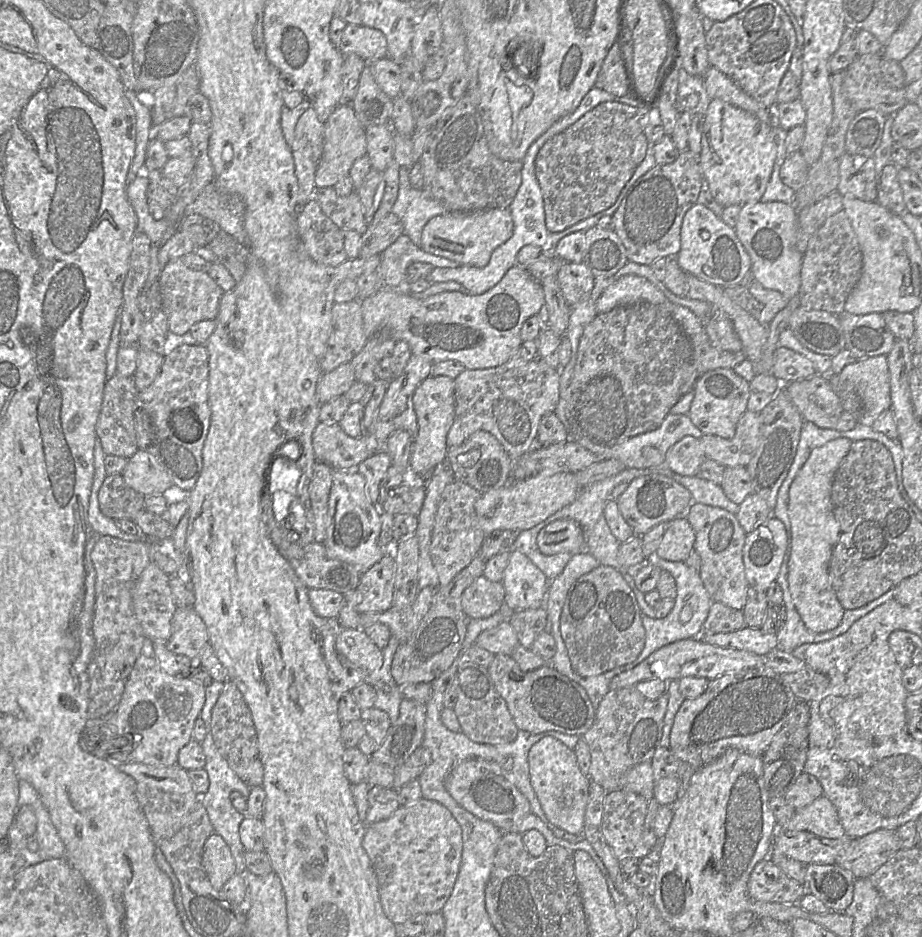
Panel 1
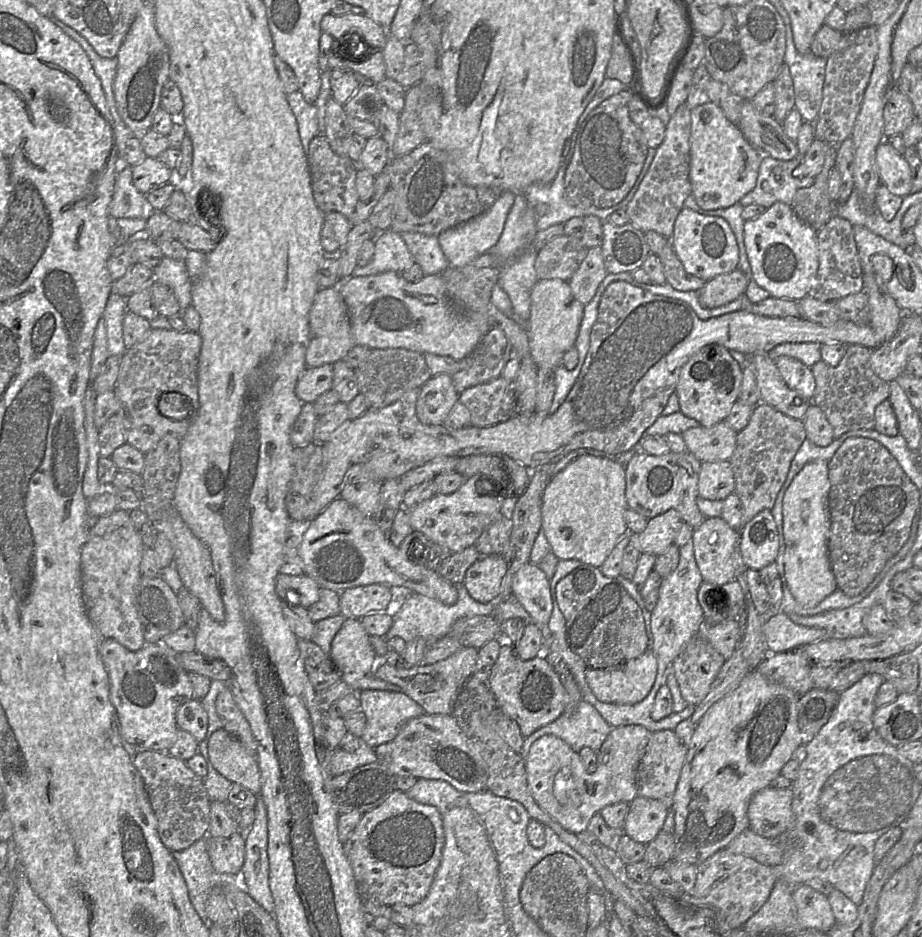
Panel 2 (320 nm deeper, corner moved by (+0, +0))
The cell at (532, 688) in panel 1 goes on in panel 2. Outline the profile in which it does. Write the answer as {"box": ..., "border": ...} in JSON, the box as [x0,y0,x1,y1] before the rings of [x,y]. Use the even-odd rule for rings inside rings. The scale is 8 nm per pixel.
{"box":[487,641,565,738],"border":[[[507,641],[502,642],[498,658],[491,666],[487,685],[498,708],[517,722],[524,738],[556,720],[565,709],[564,687],[545,655],[540,654],[532,659],[522,660],[515,654],[513,645]]]}

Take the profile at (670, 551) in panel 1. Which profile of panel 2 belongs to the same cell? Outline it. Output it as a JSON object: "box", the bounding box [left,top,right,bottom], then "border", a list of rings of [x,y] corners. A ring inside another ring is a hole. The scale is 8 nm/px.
{"box":[629,510,683,555],"border":[[[667,510],[663,514],[648,519],[642,532],[630,534],[629,543],[641,554],[661,555],[669,546],[674,544],[683,523],[676,510]]]}

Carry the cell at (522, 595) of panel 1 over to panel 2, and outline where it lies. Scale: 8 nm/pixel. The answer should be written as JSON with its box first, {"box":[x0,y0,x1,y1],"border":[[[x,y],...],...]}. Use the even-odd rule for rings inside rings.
{"box":[511,563,553,628],"border":[[[533,563],[522,565],[512,577],[511,589],[534,623],[545,628],[553,604],[549,580],[544,572]]]}

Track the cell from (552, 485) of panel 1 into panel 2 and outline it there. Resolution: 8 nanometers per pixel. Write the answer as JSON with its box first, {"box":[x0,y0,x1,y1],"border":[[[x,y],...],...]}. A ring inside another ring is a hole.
{"box":[408,474,508,552],"border":[[[476,474],[469,477],[465,479],[464,483],[456,491],[450,494],[436,493],[431,498],[422,501],[414,508],[408,510],[409,522],[412,529],[423,533],[428,539],[448,552],[460,552],[473,545],[486,528],[505,515],[506,509],[508,508],[508,504],[503,501],[503,498],[494,494],[494,492],[501,493],[498,491],[498,485],[494,480],[488,479],[485,476],[486,475]]]}

